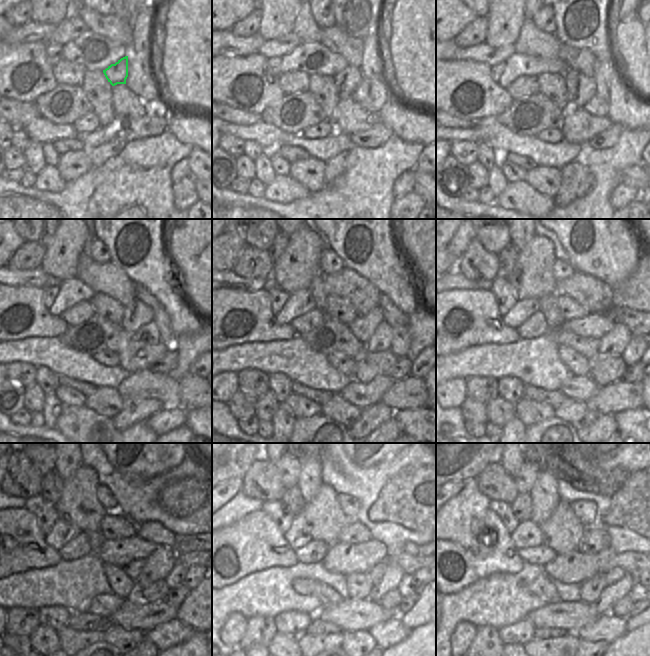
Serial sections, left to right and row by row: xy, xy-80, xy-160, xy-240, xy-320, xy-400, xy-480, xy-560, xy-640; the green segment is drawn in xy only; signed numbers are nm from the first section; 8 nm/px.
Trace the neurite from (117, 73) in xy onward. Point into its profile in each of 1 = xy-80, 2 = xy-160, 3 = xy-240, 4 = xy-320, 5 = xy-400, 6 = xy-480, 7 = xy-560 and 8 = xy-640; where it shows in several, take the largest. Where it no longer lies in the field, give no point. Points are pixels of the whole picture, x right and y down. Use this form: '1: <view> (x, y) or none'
1: xy-80 (347, 81)
2: xy-160 (581, 88)
3: xy-240 (136, 314)
4: xy-320 (364, 325)
5: xy-400 (593, 325)
6: xy-480 (121, 552)
7: xy-560 (346, 559)
8: xy-640 (575, 565)

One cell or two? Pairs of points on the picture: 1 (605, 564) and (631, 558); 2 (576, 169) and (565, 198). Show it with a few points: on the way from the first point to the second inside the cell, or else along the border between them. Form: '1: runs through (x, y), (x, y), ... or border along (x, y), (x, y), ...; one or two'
1: runs through (611, 558), (625, 558); one
2: runs through (576, 176), (576, 183), (569, 191); one

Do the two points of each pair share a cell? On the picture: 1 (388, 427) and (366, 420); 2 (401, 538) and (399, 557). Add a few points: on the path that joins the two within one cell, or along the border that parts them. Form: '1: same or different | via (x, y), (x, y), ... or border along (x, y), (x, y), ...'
1: different | border along (391, 417), (370, 432)
2: different | border along (419, 545), (408, 542), (398, 551), (389, 555)

